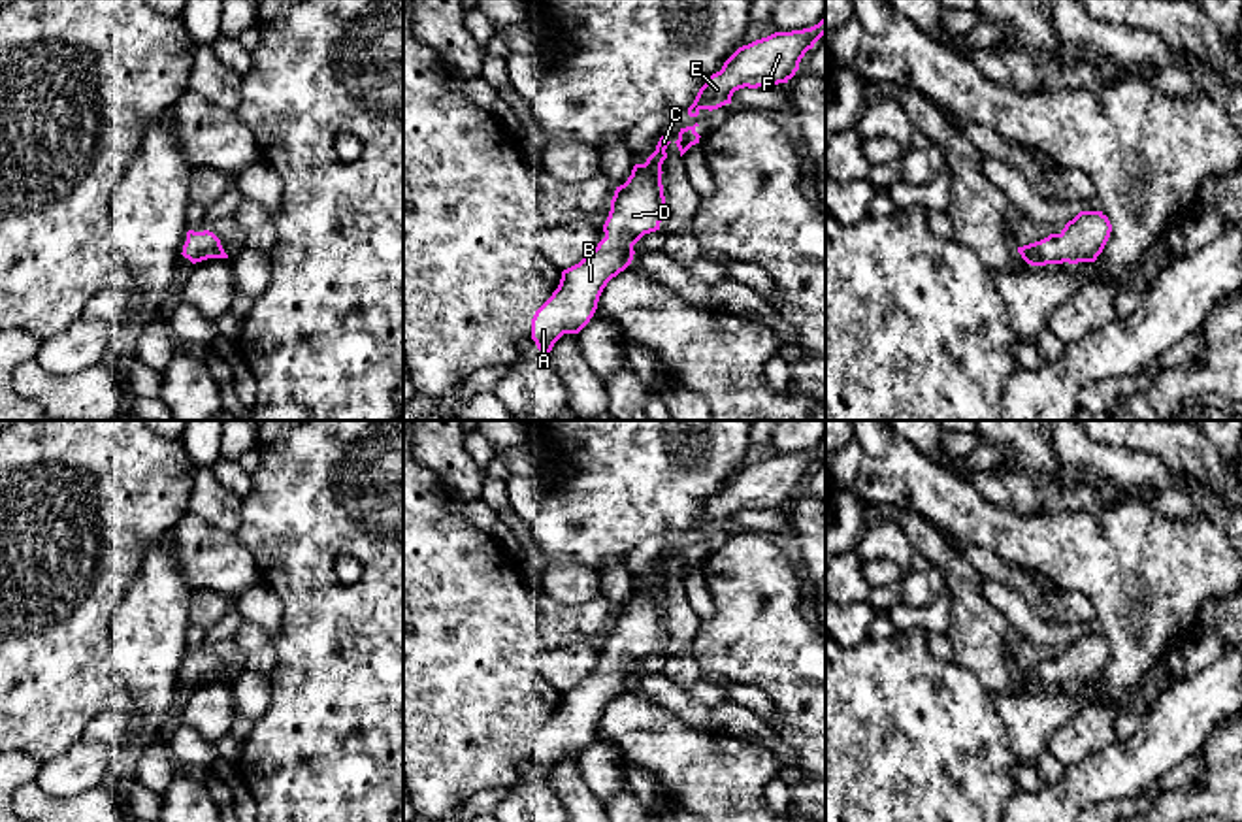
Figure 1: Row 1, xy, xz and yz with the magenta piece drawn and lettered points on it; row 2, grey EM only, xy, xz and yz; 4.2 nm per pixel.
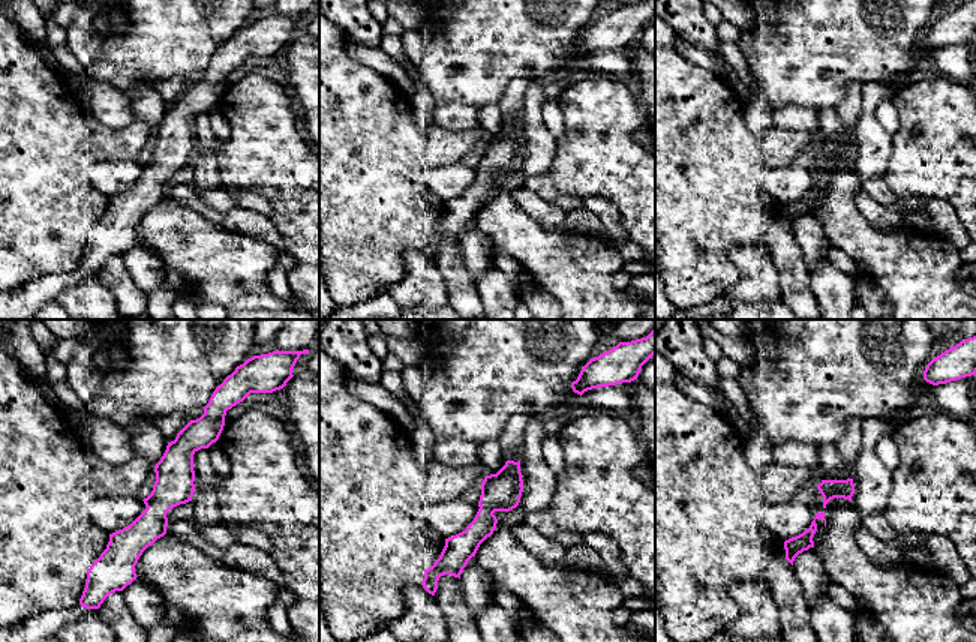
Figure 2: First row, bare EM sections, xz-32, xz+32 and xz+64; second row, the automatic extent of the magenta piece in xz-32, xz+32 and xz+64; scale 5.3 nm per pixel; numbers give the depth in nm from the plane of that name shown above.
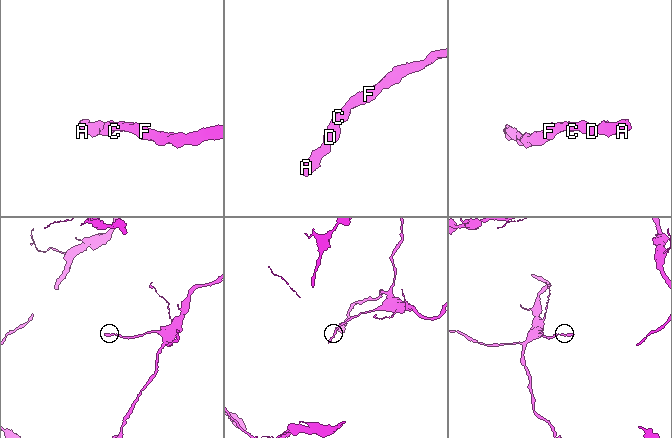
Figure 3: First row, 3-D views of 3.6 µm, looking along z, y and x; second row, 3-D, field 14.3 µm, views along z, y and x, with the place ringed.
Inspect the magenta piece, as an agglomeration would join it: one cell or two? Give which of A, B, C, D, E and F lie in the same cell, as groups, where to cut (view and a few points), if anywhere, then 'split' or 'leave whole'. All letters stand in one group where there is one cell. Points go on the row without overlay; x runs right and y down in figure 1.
groups A B C D E F; cut none; leave whole

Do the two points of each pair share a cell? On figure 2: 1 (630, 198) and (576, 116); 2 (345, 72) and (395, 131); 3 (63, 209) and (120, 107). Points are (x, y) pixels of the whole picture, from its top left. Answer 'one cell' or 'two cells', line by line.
1: one cell
2: one cell
3: two cells

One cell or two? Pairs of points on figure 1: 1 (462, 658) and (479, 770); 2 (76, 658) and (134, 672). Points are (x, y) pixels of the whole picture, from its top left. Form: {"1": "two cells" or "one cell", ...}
{"1": "one cell", "2": "two cells"}

